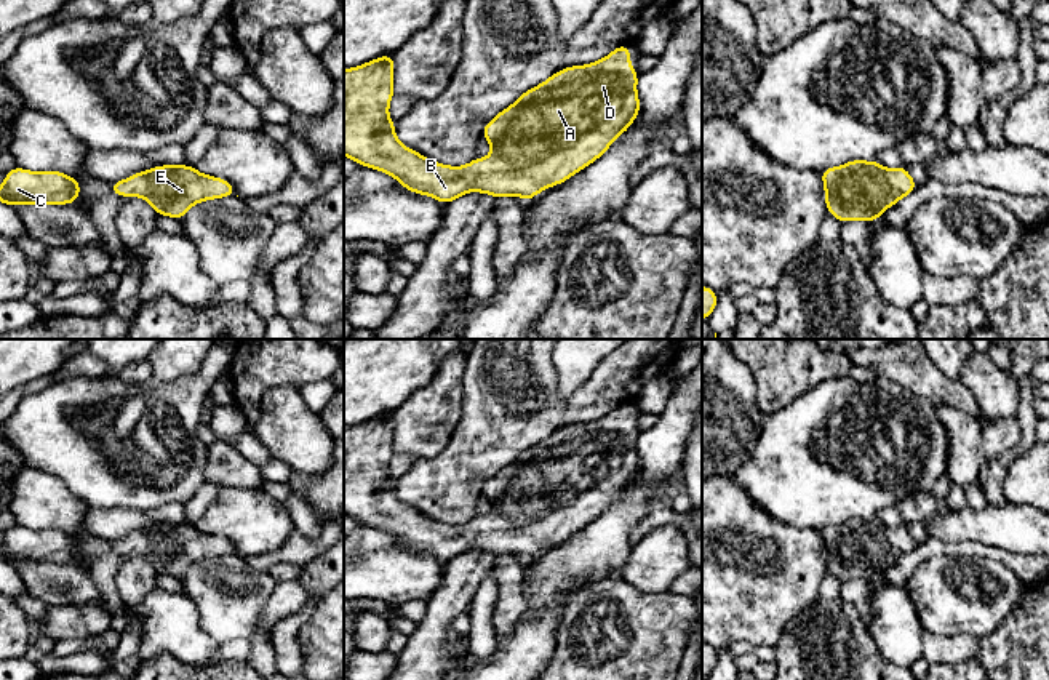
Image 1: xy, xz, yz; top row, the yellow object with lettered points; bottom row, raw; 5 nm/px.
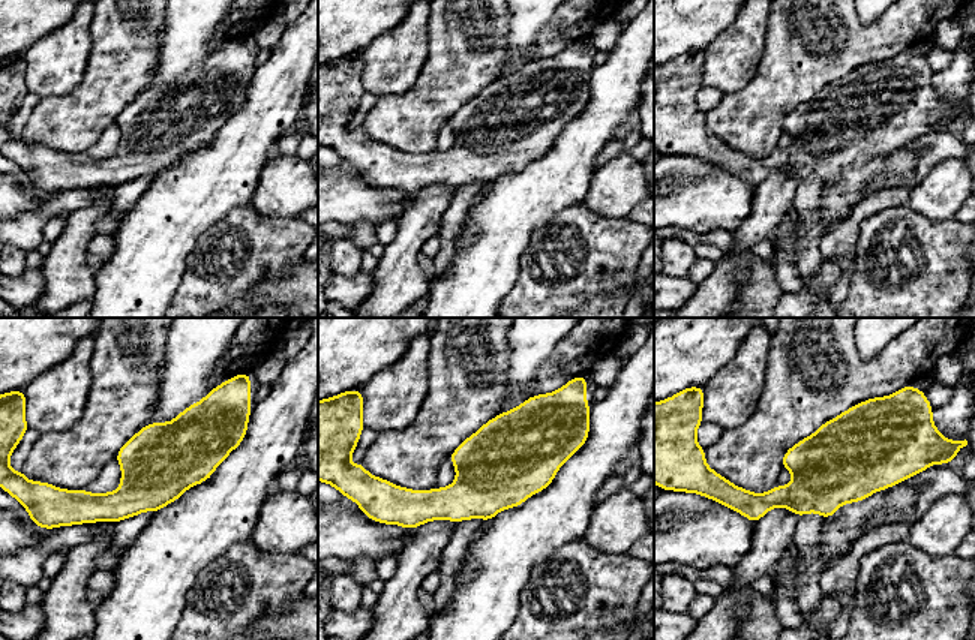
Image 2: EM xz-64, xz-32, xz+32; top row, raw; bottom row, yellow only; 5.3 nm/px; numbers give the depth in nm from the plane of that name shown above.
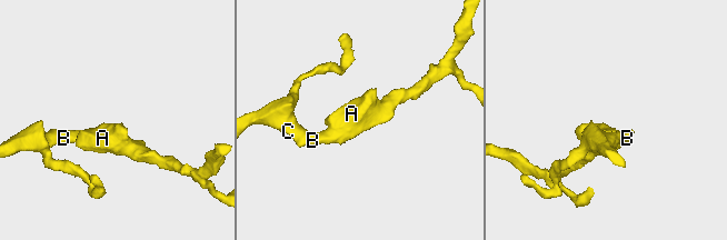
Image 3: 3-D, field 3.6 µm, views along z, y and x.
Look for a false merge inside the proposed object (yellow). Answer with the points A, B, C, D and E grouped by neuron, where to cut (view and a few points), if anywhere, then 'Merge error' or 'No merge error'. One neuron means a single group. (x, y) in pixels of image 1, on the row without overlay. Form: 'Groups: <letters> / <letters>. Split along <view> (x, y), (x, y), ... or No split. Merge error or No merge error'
Groups: A B C D E. No split. No merge error

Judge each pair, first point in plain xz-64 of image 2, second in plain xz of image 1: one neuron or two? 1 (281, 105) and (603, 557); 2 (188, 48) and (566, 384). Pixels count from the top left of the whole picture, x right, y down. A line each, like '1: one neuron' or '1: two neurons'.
1: one neuron
2: one neuron

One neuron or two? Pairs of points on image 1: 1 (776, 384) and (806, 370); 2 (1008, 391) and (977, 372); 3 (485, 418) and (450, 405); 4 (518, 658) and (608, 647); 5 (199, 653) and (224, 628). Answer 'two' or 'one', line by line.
1: one
2: one
3: two
4: two
5: two

